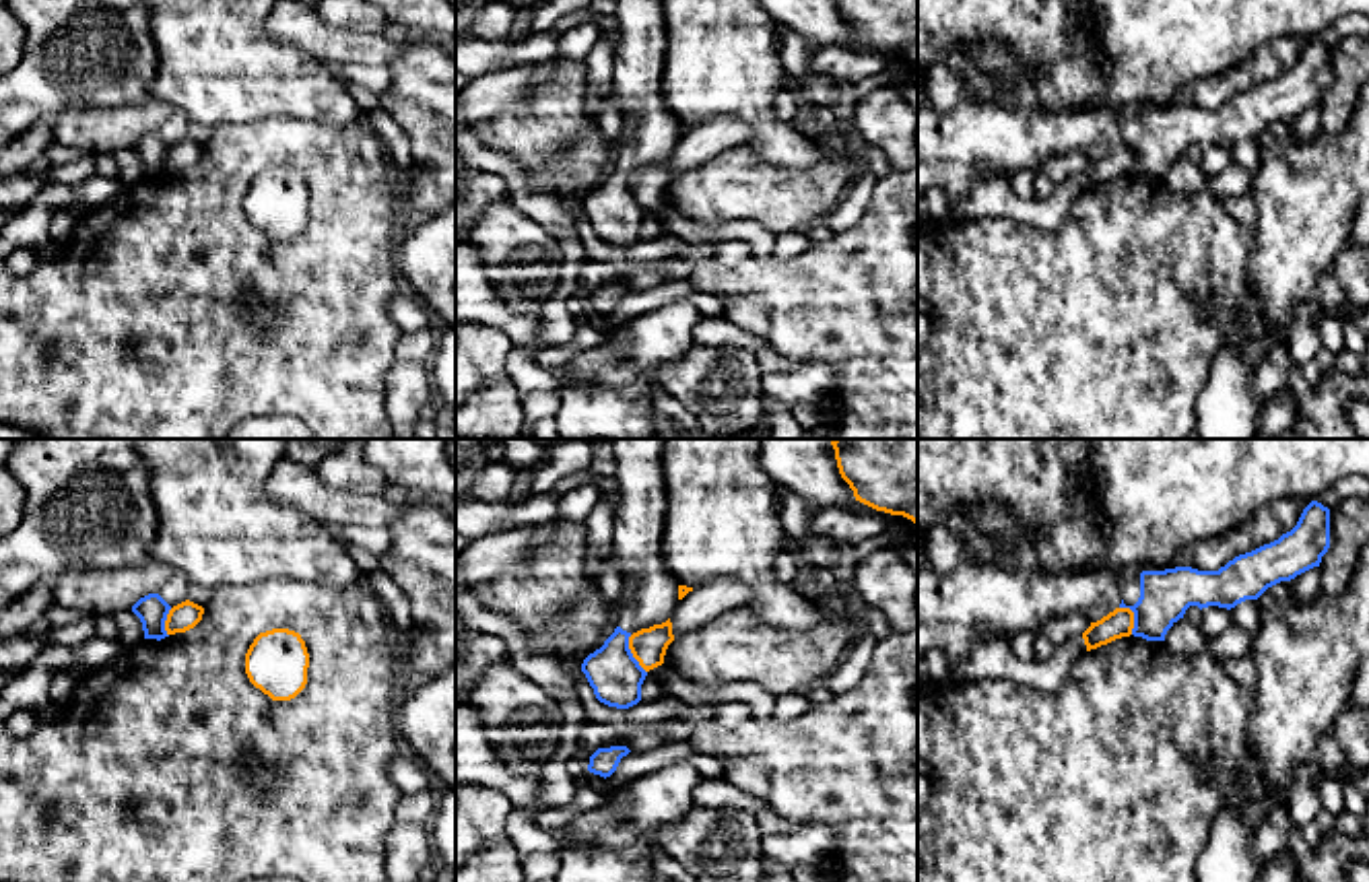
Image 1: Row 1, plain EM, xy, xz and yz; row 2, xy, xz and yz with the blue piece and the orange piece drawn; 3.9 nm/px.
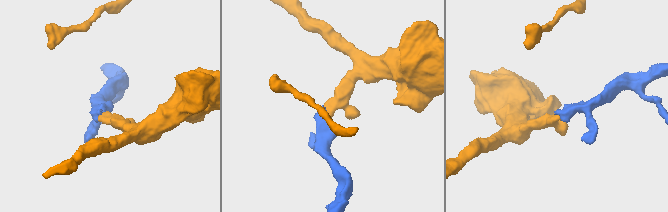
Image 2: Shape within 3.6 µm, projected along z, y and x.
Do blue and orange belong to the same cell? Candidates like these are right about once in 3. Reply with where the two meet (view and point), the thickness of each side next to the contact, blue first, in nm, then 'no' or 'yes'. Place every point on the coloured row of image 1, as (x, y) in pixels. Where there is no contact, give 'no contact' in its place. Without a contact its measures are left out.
meets blue in xz at (631, 654); 200 nm thick on the blue side, 140 nm on the other; no

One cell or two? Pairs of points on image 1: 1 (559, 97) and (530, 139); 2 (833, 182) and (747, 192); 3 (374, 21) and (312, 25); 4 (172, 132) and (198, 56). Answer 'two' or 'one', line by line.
1: one
2: one
3: two
4: two

